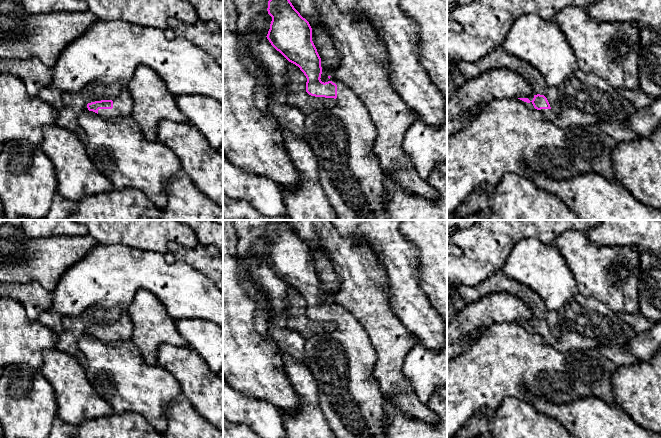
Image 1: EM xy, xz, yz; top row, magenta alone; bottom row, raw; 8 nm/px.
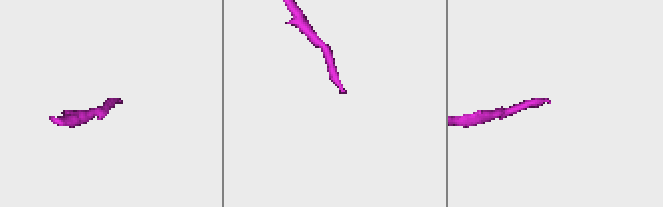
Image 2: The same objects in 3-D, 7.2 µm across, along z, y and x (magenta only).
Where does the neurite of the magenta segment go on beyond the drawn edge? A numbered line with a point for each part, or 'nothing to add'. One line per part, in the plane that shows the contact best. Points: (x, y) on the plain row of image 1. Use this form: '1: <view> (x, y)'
1: xy (122, 328)

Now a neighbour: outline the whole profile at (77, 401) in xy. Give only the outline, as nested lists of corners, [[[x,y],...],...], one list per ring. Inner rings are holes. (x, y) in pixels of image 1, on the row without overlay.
[[[57,348],[45,350],[40,370],[54,389],[60,420],[79,426],[85,420],[114,414],[88,381],[86,369],[70,353]]]

